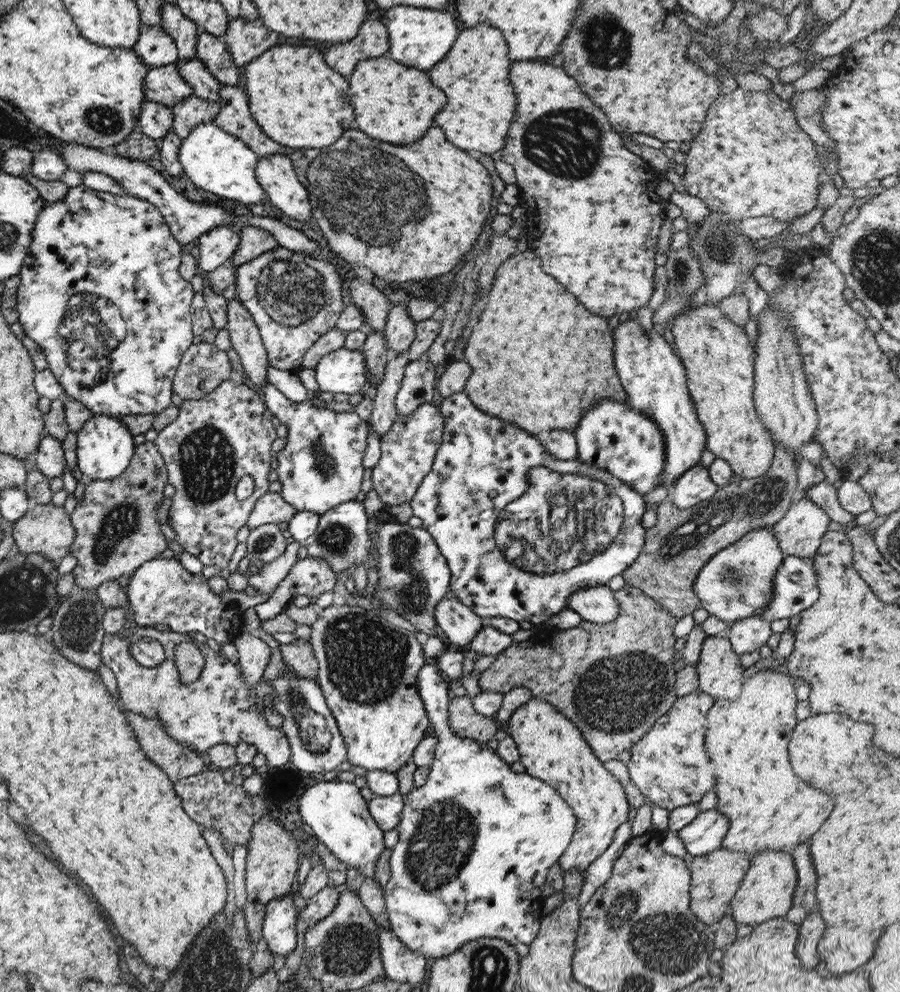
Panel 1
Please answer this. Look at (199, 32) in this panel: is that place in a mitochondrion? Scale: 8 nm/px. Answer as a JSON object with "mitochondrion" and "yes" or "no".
{"mitochondrion":"no"}

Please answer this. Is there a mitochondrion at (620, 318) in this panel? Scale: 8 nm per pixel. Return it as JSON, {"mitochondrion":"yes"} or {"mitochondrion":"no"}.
{"mitochondrion":"no"}

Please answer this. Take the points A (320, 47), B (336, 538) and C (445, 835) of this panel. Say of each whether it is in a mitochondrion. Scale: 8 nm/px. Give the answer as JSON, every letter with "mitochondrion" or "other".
{"A":"other","B":"mitochondrion","C":"mitochondrion"}

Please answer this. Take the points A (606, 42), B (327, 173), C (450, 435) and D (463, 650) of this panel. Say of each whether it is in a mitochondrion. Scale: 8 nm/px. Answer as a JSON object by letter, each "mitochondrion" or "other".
{"A":"mitochondrion","B":"mitochondrion","C":"other","D":"other"}

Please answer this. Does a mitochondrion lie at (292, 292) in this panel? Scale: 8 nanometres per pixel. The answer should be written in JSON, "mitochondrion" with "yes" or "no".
{"mitochondrion":"yes"}

